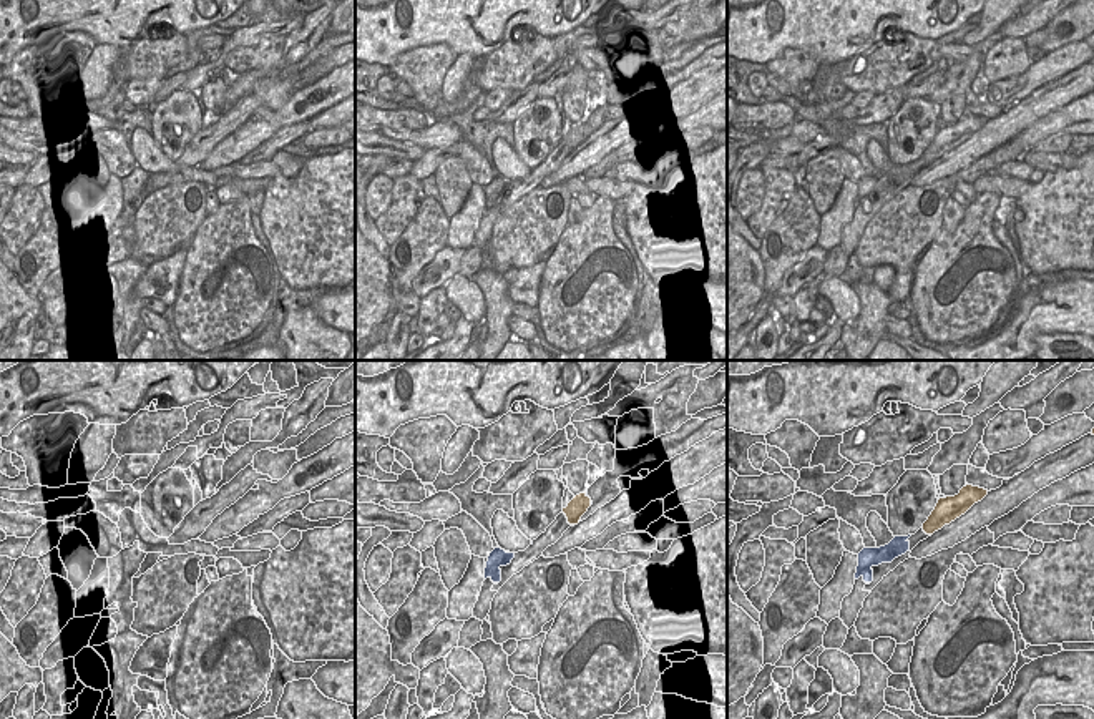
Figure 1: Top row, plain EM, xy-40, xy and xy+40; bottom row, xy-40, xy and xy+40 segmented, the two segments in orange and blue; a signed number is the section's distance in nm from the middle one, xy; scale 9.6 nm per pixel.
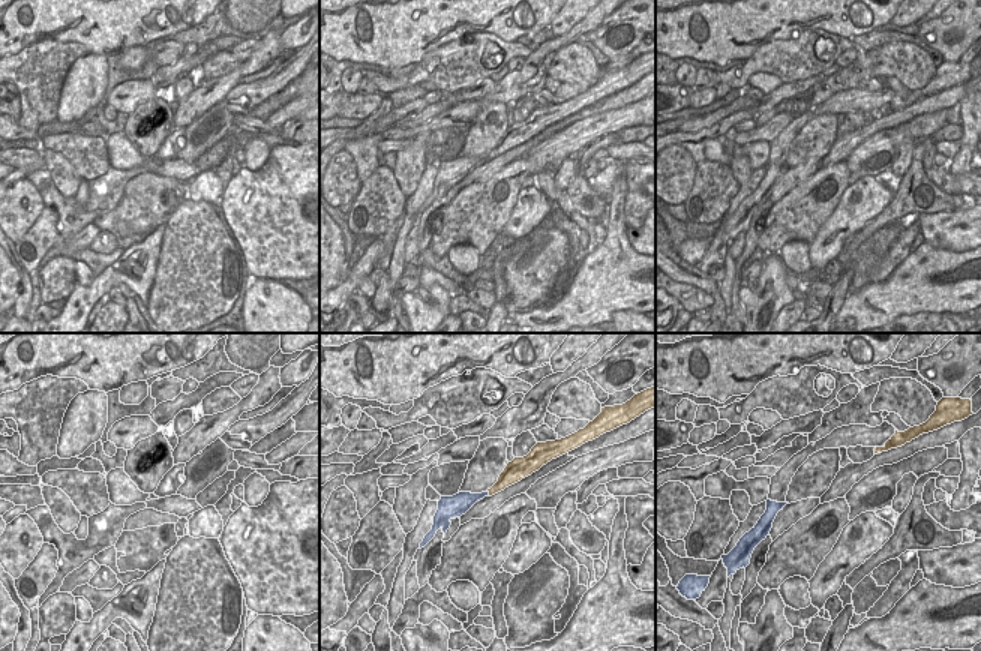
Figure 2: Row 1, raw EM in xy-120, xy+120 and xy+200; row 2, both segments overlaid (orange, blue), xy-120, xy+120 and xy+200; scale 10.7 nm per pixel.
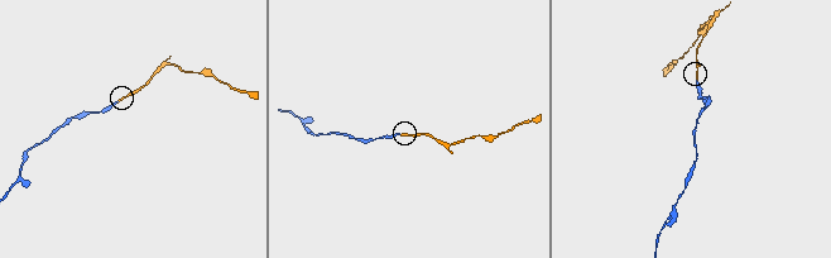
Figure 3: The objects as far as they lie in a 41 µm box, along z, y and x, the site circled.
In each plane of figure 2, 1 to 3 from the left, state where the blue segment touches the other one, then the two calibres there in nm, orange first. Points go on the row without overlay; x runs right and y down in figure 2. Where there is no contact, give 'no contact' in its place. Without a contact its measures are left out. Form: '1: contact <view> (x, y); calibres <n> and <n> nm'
1: no contact
2: contact xy+120 (489, 158); calibres 170 and 180 nm
3: no contact

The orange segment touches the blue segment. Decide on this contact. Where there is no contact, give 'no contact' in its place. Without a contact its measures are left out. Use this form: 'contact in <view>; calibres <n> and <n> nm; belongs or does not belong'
contact in xy; calibres 180 and 30 nm; belongs

